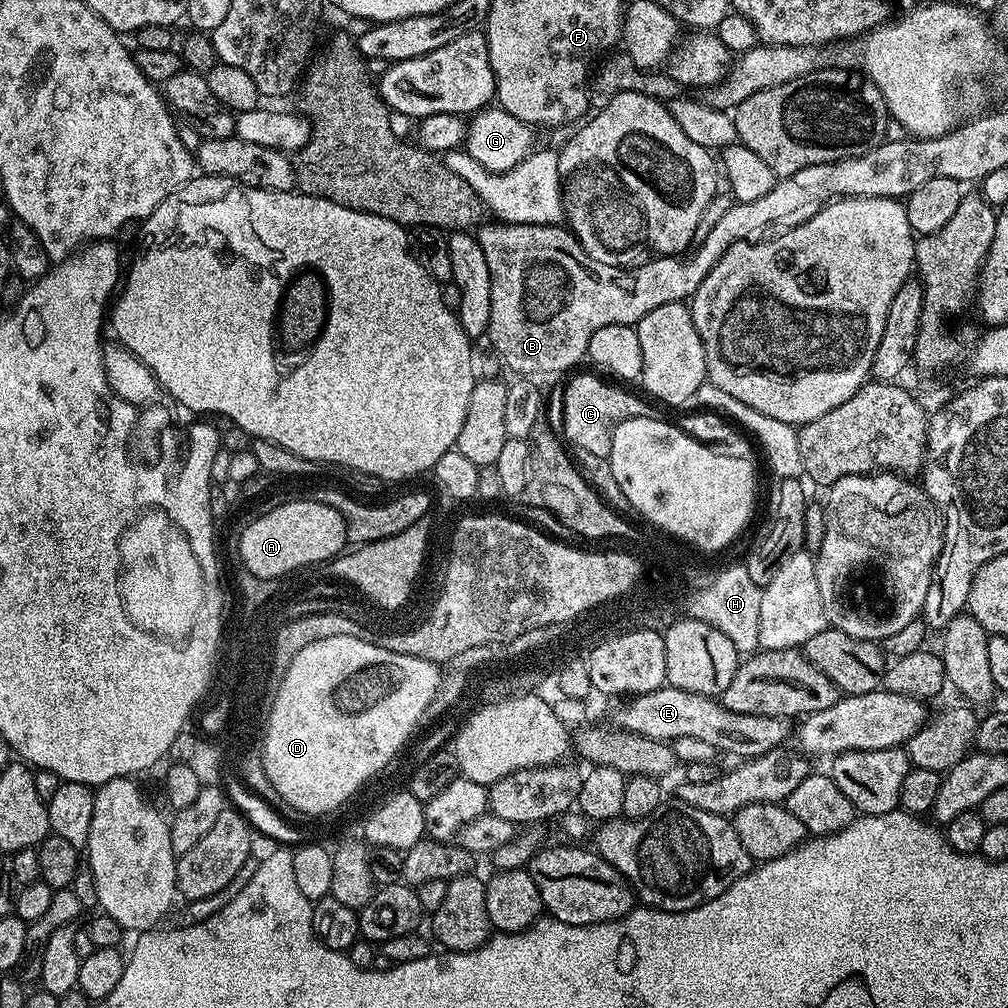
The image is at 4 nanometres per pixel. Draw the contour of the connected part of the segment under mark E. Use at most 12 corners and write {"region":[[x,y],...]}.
{"region":[[665,686],[631,697],[615,723],[671,742],[698,738],[751,758],[788,736],[782,716],[734,714]]}

